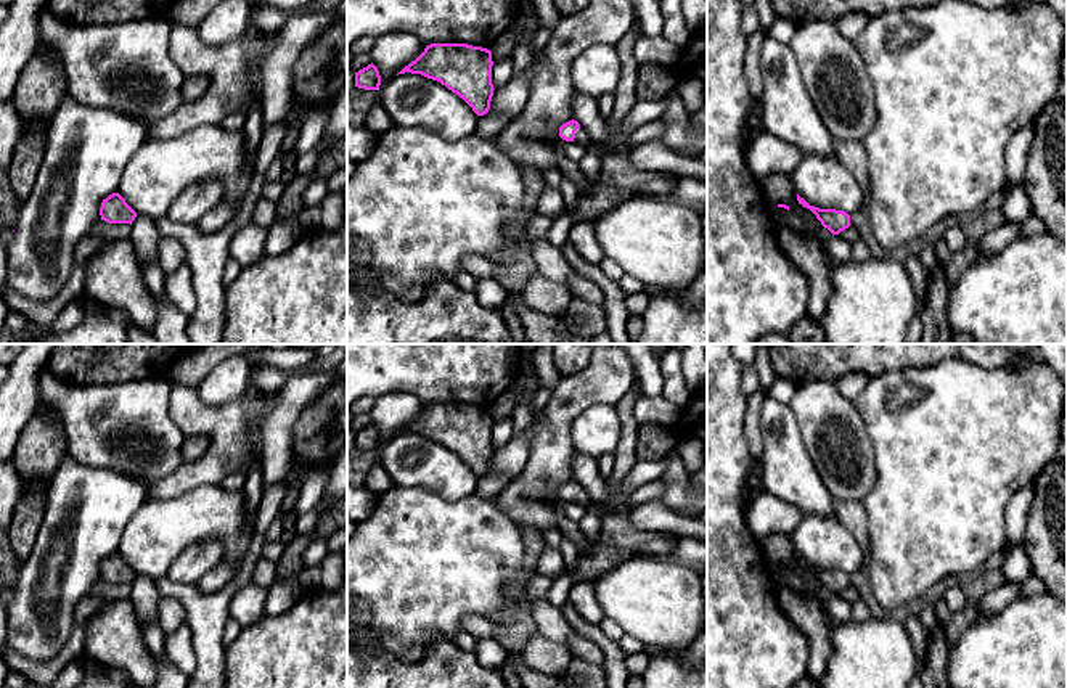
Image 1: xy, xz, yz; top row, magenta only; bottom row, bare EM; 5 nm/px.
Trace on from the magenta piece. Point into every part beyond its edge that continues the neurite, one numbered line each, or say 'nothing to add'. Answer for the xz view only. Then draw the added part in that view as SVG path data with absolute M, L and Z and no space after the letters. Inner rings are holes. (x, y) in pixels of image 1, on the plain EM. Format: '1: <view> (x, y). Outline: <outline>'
1: xz (582, 497). Outline: M582 485L577 489L574 502L577 502L583 506L590 505L590 495Z

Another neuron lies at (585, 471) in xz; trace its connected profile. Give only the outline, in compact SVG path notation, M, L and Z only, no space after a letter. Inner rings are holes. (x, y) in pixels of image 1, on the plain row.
M575 452L572 458L572 474L574 481L588 492L590 503L598 503L603 508L601 516L630 511L623 495L609 492L607 481L599 474L595 458Z

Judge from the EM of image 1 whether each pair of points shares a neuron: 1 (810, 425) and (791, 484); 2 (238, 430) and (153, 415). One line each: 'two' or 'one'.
1: two
2: two

